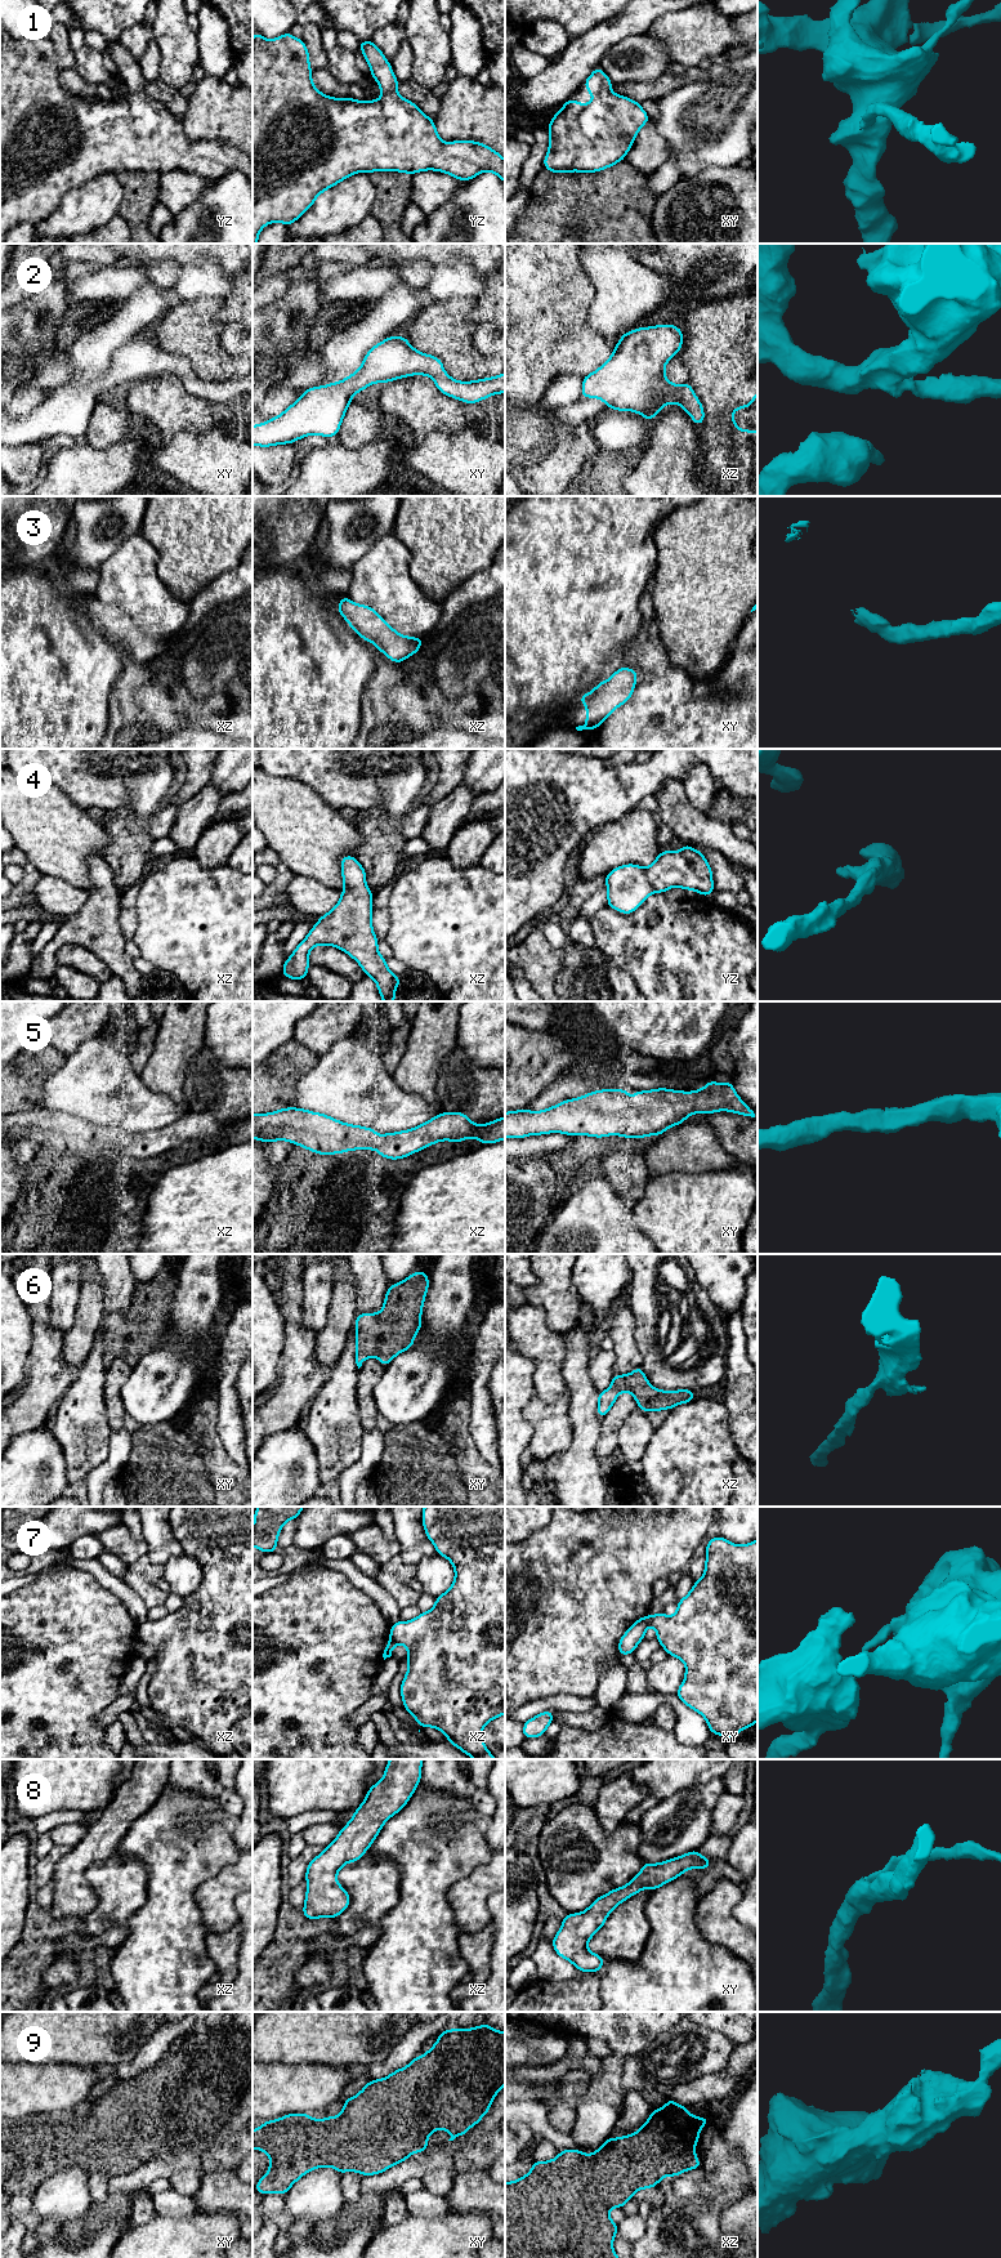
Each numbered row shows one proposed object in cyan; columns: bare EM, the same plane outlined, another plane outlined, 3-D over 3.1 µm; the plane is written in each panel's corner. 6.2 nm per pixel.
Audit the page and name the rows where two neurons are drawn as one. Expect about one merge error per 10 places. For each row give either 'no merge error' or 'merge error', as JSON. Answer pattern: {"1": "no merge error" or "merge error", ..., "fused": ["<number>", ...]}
{"1": "no merge error", "2": "no merge error", "3": "no merge error", "4": "no merge error", "5": "no merge error", "6": "no merge error", "7": "merge error", "8": "no merge error", "9": "no merge error", "fused": ["7"]}

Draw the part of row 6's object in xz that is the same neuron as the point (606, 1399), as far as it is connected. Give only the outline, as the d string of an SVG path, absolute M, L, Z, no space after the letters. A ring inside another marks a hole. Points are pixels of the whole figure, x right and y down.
M642 1366L626 1375L616 1374L611 1382L611 1387L598 1396L598 1416L604 1418L621 1392L630 1392L639 1410L661 1411L663 1409L674 1409L679 1404L694 1401L693 1389L661 1391L653 1388L644 1375Z

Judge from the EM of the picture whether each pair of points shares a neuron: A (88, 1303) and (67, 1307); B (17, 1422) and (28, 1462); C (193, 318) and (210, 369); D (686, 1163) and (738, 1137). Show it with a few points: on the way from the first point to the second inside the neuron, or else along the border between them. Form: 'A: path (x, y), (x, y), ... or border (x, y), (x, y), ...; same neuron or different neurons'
A: border (83, 1281), (79, 1289), (74, 1324), (65, 1331); different neurons
B: border (48, 1420), (13, 1438); different neurons
C: path (193, 331), (206, 356); same neuron
D: path (698, 1150), (702, 1146), (716, 1145), (725, 1139); same neuron

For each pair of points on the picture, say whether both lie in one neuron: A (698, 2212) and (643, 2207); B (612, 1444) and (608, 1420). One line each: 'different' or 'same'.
A: different
B: same

